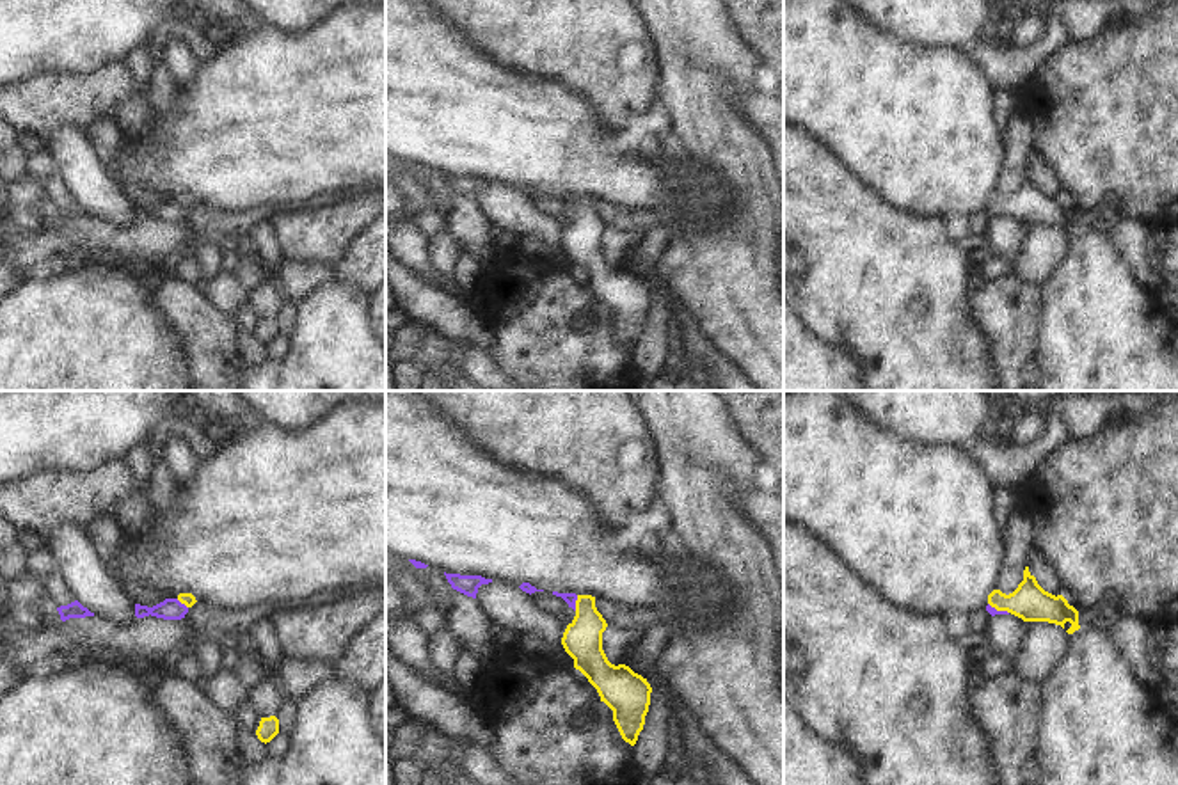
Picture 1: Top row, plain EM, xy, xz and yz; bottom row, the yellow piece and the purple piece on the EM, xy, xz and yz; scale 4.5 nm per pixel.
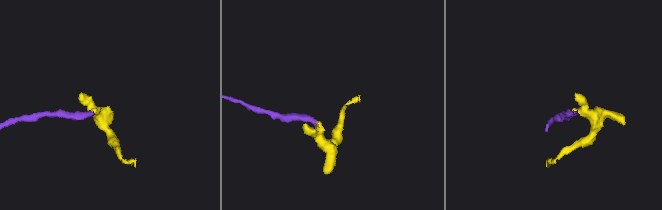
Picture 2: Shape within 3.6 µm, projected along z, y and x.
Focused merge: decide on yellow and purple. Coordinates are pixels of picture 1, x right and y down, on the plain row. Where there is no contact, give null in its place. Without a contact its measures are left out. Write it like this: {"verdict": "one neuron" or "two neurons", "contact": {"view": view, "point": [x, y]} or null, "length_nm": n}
{"verdict": "one neuron", "contact": {"view": "xz", "point": [576, 205]}, "length_nm": 70}

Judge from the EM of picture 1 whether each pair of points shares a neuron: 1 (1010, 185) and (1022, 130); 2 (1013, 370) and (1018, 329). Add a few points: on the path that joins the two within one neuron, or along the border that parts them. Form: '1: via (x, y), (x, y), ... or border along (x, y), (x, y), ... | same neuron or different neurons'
1: via (1013, 171), (1018, 144) | same neuron
2: via (1013, 359), (1013, 340) | same neuron

